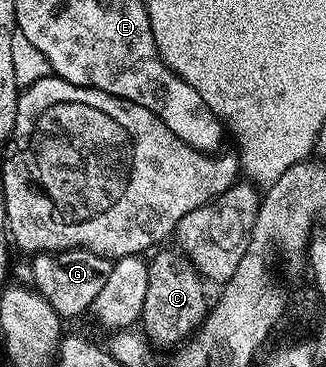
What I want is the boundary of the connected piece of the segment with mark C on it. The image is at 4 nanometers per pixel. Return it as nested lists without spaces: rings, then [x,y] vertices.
[[[179,248],[163,249],[156,249],[147,262],[149,289],[145,292],[141,319],[141,329],[146,334],[147,341],[155,348],[178,347],[186,343],[202,325],[209,311],[209,300],[207,302],[207,294],[203,291],[204,279],[195,270],[190,258]]]

